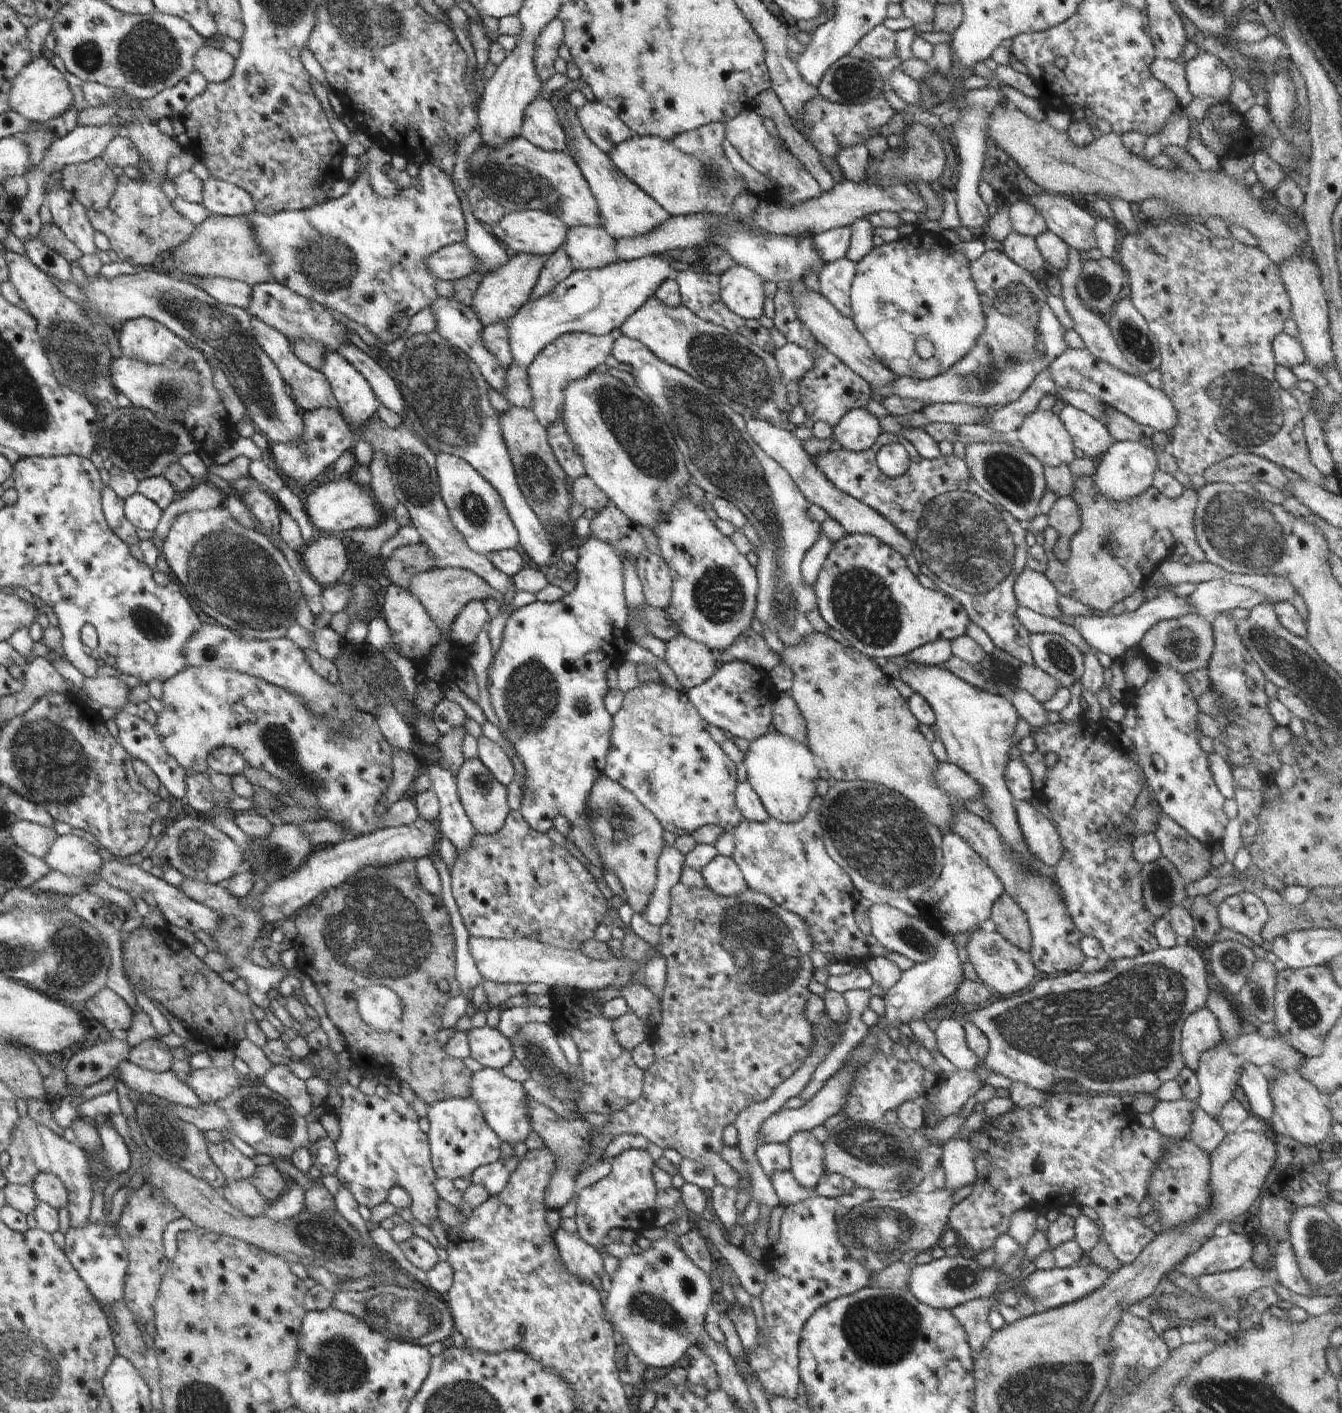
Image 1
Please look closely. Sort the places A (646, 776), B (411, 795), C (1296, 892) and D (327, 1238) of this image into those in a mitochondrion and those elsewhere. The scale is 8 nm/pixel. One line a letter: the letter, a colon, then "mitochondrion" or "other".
A: mitochondrion
B: other
C: other
D: mitochondrion

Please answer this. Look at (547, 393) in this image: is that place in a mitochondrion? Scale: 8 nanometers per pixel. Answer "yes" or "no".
no

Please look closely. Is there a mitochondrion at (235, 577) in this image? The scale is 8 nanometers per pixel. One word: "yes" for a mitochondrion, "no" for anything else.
yes

